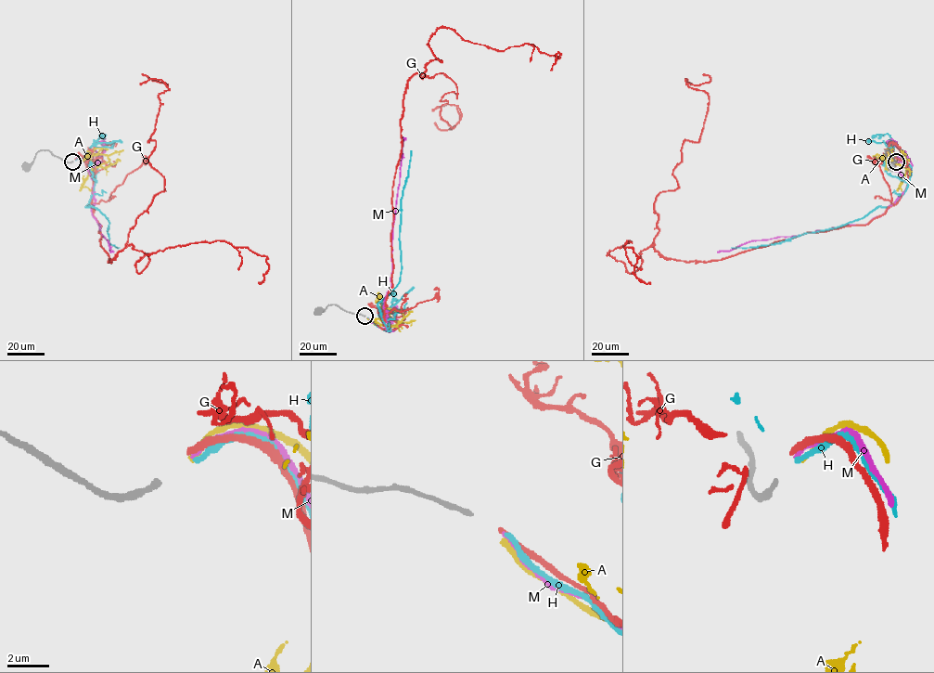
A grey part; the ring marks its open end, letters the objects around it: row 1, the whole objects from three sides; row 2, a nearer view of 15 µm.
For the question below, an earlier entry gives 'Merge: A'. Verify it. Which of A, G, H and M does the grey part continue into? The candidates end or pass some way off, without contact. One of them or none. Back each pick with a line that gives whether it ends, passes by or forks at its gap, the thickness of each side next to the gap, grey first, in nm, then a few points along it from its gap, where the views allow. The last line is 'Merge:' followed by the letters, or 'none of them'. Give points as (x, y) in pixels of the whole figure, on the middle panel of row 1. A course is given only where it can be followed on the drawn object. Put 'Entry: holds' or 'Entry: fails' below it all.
H: it ends | 240/240 nm | via (367, 317), (386, 330), (378, 304), (397, 285), (401, 277), (401, 200), (411, 150)
Merge: H
Entry: fails

